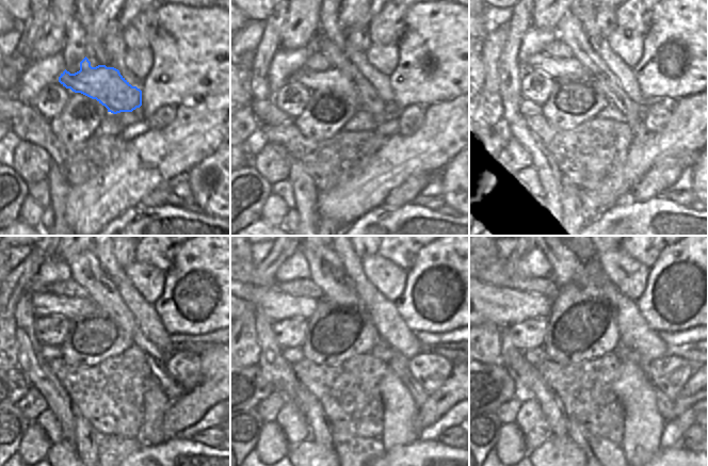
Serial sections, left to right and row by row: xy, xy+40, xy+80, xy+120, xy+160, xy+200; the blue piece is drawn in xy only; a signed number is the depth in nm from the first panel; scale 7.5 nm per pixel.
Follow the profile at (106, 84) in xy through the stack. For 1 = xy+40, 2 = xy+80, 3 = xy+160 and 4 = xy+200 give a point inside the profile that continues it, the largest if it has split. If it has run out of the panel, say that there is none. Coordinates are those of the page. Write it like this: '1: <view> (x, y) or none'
1: xy+40 (317, 74)
2: xy+80 (550, 68)
3: xy+160 (276, 305)
4: xy+200 (502, 306)

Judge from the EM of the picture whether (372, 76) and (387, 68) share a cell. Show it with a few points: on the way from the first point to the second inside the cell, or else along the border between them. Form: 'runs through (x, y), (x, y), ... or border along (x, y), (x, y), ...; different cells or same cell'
border along (365, 52), (366, 59), (375, 68), (388, 76); different cells

